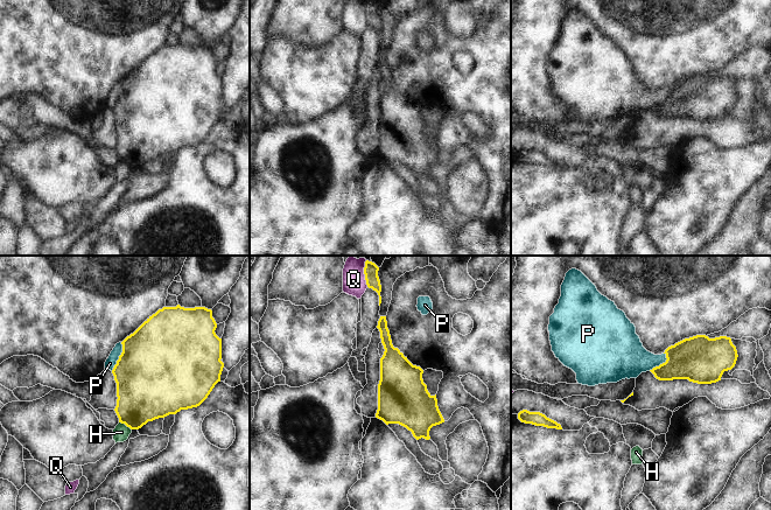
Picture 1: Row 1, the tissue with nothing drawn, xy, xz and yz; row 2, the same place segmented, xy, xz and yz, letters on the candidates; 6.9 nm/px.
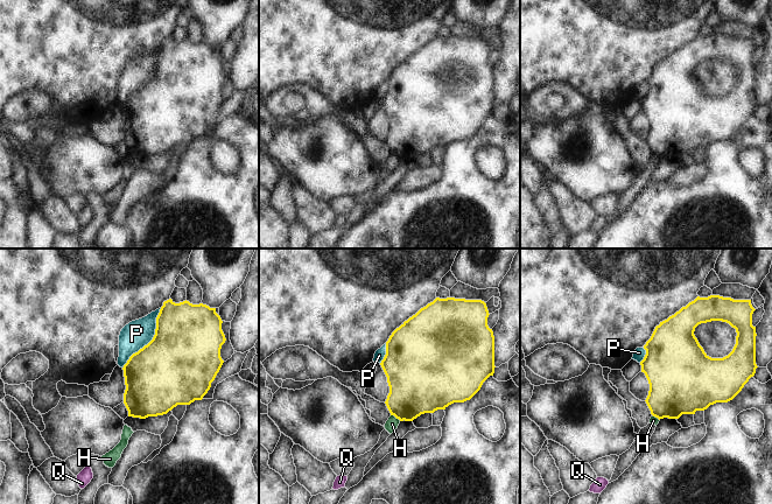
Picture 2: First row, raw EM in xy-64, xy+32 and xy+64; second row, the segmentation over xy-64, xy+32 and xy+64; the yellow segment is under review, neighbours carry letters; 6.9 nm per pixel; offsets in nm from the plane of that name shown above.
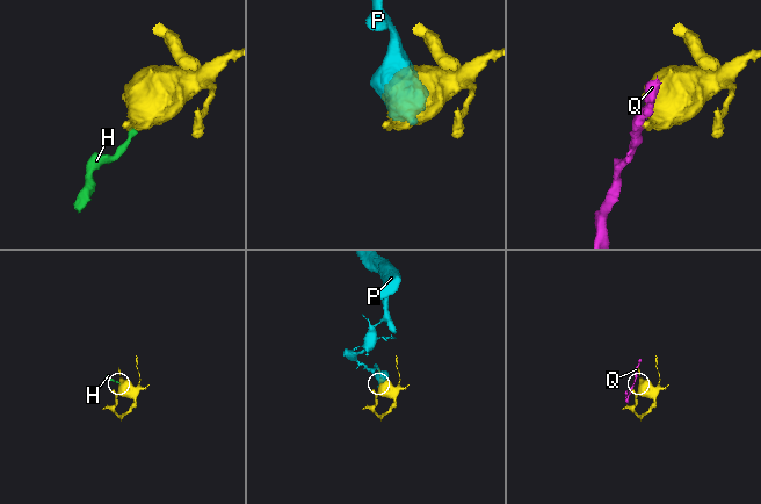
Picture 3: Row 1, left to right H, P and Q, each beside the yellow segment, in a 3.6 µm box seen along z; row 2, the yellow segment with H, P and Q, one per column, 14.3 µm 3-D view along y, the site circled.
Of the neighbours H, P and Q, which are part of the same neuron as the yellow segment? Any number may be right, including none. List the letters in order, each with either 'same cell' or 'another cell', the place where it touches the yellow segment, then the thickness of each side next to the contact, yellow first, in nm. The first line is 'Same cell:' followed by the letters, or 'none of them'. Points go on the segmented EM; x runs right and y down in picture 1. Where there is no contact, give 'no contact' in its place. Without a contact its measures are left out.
Same cell: none of them
H: another cell; meets yellow in xy at (125, 424); 380 nm thick on the yellow side, 110 nm on the other
P: another cell; meets yellow in xy at (119, 356); 500 nm thick on the yellow side, 70 nm on the other
Q: another cell; meets yellow in xz at (364, 273); 100 nm thick on the yellow side, 160 nm on the other

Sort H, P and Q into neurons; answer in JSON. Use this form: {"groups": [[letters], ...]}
{"groups": [["H"], ["P"], ["Q"]]}

